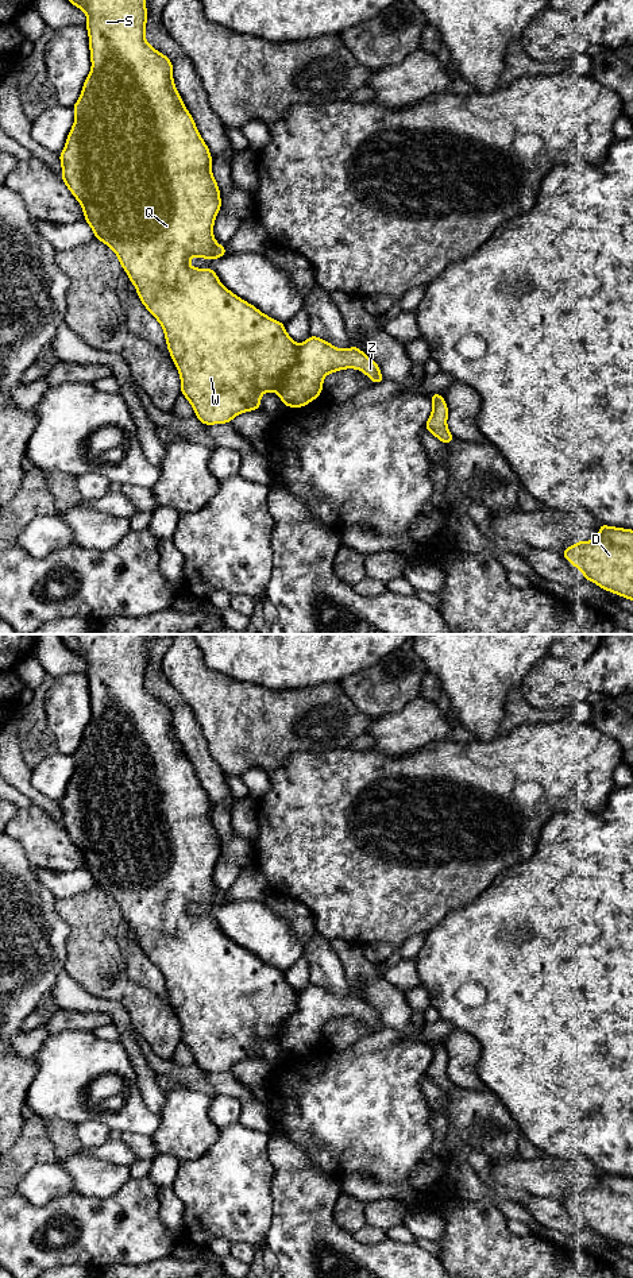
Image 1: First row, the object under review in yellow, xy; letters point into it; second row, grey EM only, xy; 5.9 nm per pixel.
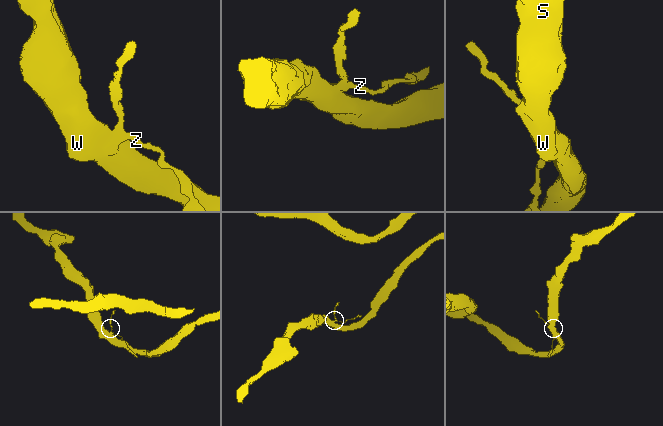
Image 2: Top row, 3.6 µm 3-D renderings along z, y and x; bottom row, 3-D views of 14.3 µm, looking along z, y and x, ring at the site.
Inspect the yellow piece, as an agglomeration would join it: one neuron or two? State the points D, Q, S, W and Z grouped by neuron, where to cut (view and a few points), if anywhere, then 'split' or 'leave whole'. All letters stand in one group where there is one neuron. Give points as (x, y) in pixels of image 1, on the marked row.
D Q S W / Z; cut in xy along (300, 346), (297, 363), (277, 392); split

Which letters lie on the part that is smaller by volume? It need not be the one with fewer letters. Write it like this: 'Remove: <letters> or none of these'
Remove: Z

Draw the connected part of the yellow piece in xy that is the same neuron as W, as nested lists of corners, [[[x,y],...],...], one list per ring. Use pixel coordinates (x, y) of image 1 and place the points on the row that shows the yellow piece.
[[[69,0],[82,9],[86,16],[86,28],[89,32],[89,47],[92,58],[92,70],[88,74],[81,96],[74,104],[74,126],[72,127],[66,146],[59,154],[62,163],[62,179],[69,190],[78,200],[84,209],[85,221],[92,227],[94,238],[111,247],[120,259],[121,267],[127,271],[130,282],[136,286],[136,293],[147,310],[161,323],[165,331],[169,352],[181,375],[181,394],[184,394],[193,406],[196,416],[205,425],[225,424],[248,410],[259,409],[260,395],[266,391],[277,391],[283,385],[289,371],[298,363],[298,344],[289,337],[285,324],[265,316],[255,306],[232,294],[220,283],[216,273],[211,269],[193,269],[189,265],[190,256],[217,259],[227,254],[224,246],[216,243],[213,238],[213,223],[221,208],[220,190],[212,175],[212,155],[200,136],[194,120],[184,107],[182,99],[173,82],[173,63],[166,55],[158,53],[144,38],[147,11],[144,0]]]

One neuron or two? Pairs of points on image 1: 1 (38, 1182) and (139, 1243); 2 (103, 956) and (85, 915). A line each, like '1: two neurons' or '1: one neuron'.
1: two neurons
2: one neuron

